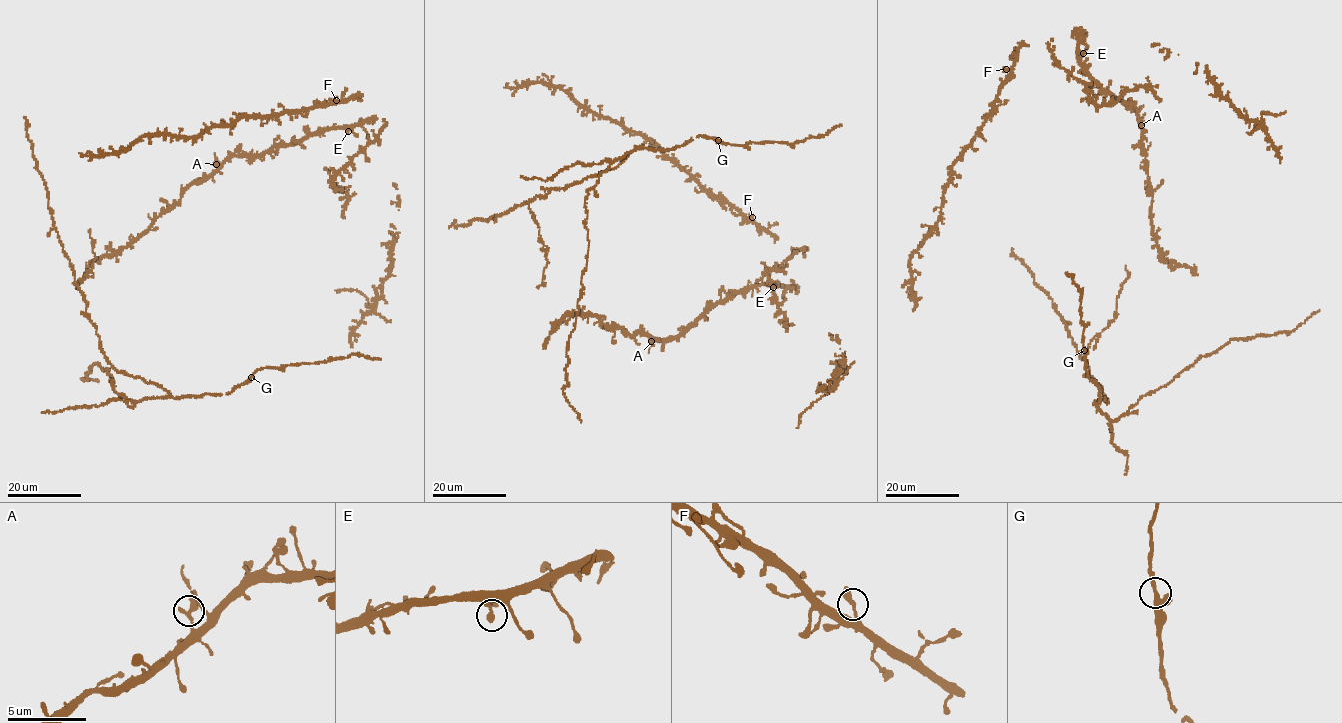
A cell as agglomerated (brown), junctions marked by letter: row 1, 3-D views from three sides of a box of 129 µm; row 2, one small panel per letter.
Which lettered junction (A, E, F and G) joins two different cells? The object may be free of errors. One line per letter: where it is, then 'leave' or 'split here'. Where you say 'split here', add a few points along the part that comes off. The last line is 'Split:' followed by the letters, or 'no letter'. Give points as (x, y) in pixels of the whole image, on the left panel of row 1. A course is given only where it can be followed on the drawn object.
A: at (216, 164); split here
E: at (348, 131); leave
F: at (336, 100); leave
G: at (251, 377); leave
Split: A

